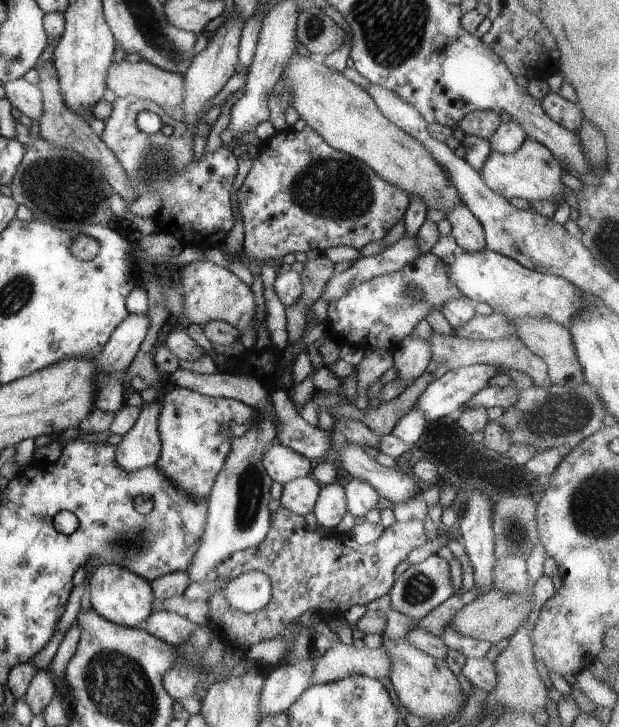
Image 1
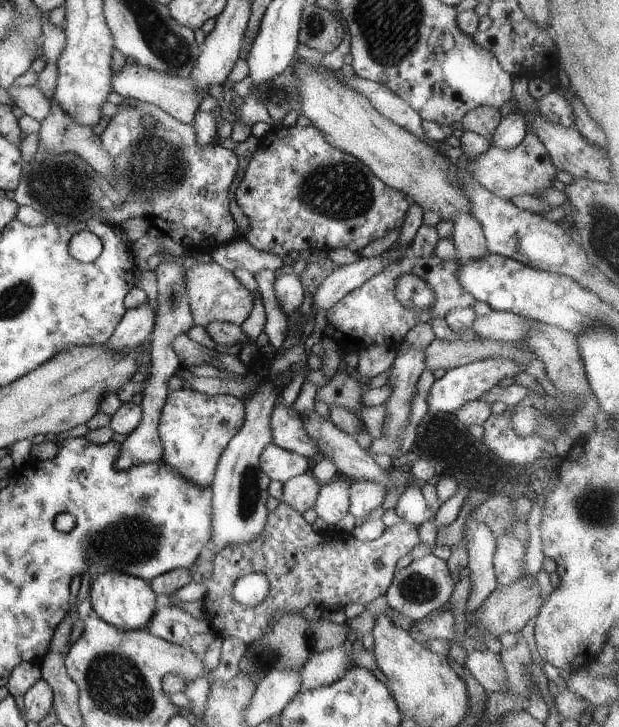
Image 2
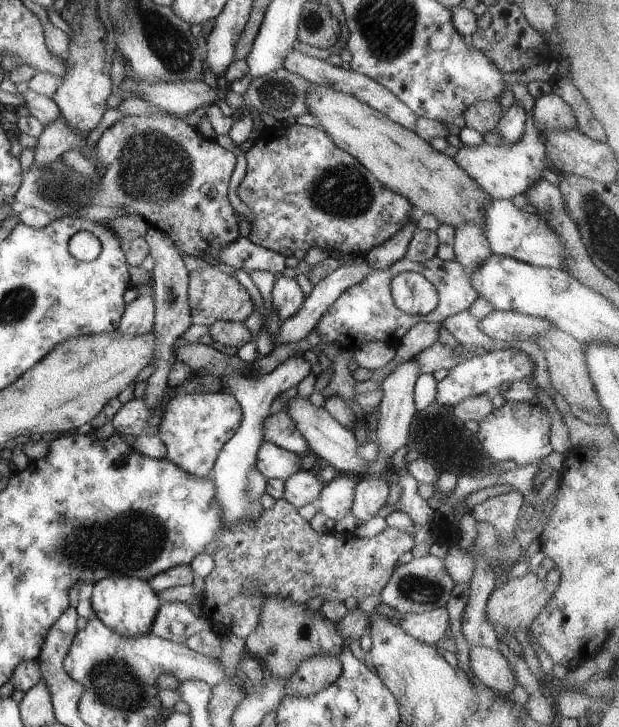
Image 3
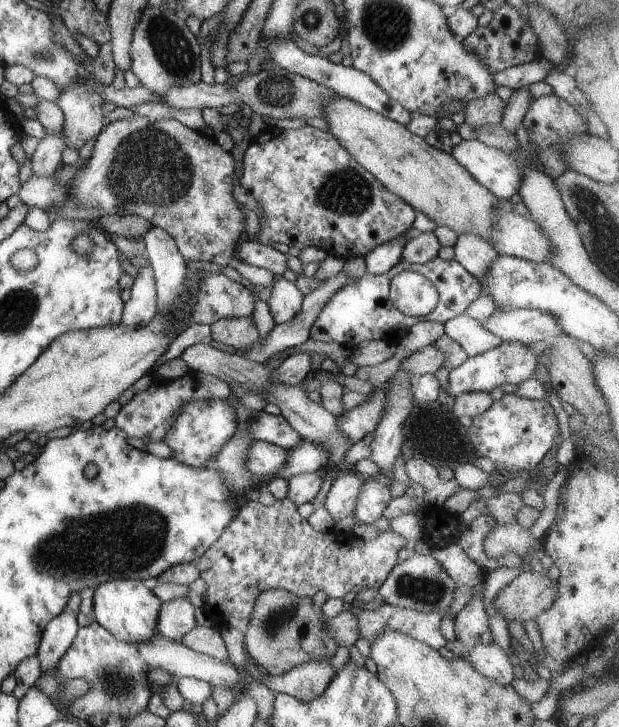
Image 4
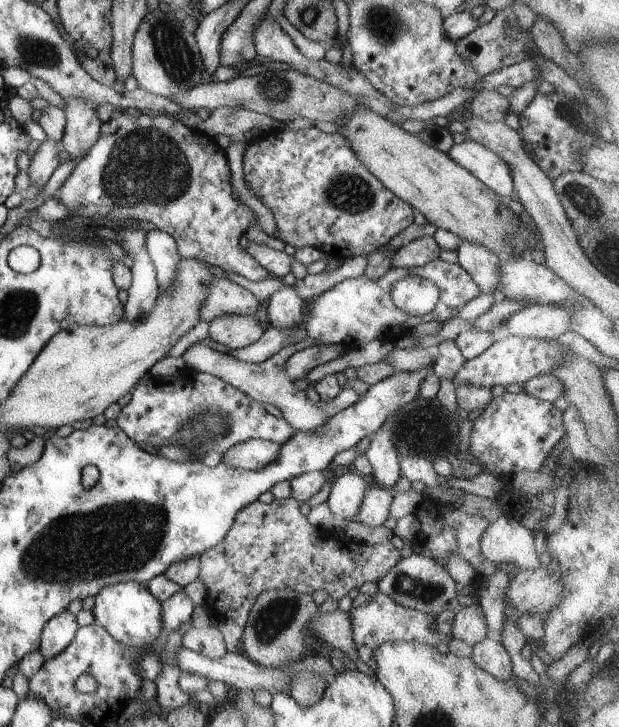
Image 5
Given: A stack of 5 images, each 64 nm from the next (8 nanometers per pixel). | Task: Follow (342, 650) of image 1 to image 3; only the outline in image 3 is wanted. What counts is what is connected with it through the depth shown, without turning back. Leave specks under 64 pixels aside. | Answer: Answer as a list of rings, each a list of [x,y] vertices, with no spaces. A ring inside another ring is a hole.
[[[316,655],[304,659],[285,680],[285,691],[291,697],[306,698],[332,684],[341,673],[338,657]]]

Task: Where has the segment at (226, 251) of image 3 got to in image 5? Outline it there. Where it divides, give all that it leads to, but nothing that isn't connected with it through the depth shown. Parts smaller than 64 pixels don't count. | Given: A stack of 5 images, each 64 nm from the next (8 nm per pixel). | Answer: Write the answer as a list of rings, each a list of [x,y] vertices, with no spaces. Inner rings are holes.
[[[260,243],[250,244],[248,248],[244,249],[244,252],[256,260],[261,268],[264,268],[267,273],[270,273],[272,277],[283,279],[286,274],[291,272],[292,262],[294,262],[293,256],[288,256],[284,251],[274,251],[272,248]]]

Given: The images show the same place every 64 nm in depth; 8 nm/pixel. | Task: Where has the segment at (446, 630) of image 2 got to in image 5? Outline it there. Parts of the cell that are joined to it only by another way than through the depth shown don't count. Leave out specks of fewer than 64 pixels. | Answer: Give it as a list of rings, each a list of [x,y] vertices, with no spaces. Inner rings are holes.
[[[379,591],[370,598],[368,604],[362,604],[358,608],[352,607],[349,614],[350,620],[352,620],[352,636],[354,636],[356,647],[368,646],[374,650],[386,640],[416,641],[434,647],[436,644],[447,640],[434,628],[436,617],[416,609],[404,608],[404,606],[392,602],[386,594]]]

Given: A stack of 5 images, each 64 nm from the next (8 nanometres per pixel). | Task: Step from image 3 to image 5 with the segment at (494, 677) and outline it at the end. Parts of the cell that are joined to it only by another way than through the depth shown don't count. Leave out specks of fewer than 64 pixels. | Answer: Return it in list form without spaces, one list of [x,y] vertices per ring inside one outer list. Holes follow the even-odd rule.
[[[487,636],[473,646],[473,661],[493,677],[508,680],[513,677],[511,656],[502,642],[494,636]]]

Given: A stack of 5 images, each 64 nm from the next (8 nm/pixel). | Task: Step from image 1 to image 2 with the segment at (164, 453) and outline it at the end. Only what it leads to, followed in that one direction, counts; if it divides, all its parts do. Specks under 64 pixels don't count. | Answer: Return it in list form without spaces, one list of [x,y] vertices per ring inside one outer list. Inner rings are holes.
[[[186,387],[169,391],[157,428],[163,442],[162,461],[188,480],[209,487],[218,459],[228,441],[242,428],[244,415],[243,400],[231,394],[207,395]]]

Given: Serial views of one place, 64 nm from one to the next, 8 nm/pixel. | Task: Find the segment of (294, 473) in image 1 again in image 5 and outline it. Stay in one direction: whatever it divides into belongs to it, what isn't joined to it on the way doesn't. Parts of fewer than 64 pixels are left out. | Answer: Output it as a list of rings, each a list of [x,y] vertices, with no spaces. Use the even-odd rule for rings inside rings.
[[[249,439],[233,445],[222,456],[221,462],[242,470],[262,470],[264,466],[276,462],[280,456],[280,446],[262,439]]]

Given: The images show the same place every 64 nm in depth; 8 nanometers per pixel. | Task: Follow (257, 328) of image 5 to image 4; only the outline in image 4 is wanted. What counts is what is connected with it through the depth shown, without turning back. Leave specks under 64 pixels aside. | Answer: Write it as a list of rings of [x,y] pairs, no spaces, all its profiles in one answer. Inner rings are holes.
[[[224,318],[210,325],[212,339],[222,342],[230,348],[236,348],[237,352],[244,351],[248,346],[258,343],[258,328],[254,320],[250,318]]]

